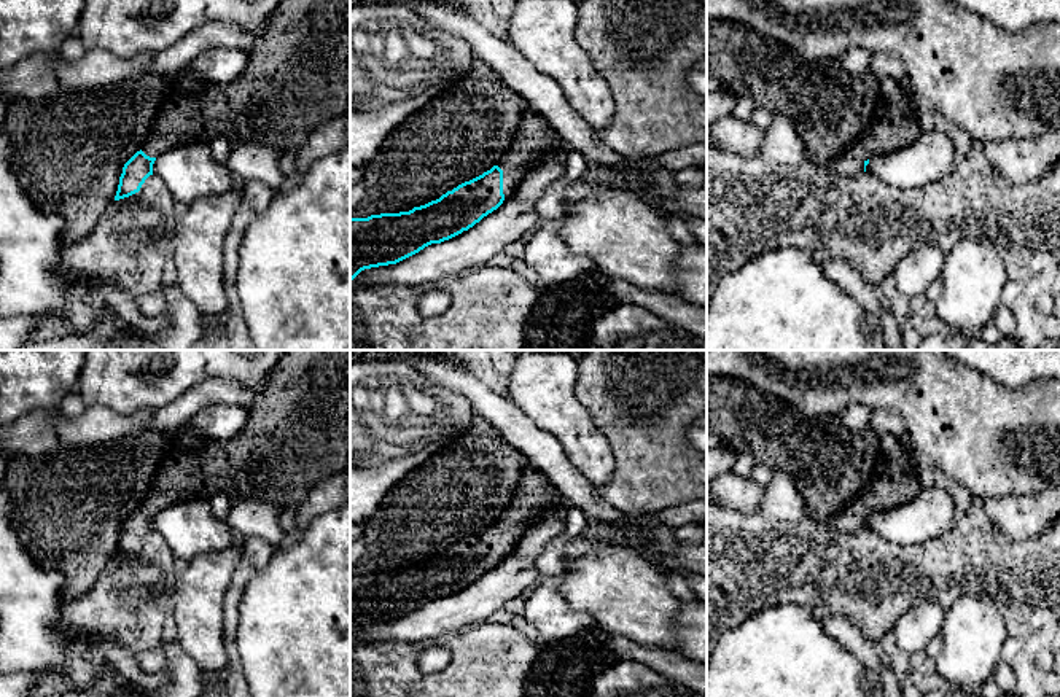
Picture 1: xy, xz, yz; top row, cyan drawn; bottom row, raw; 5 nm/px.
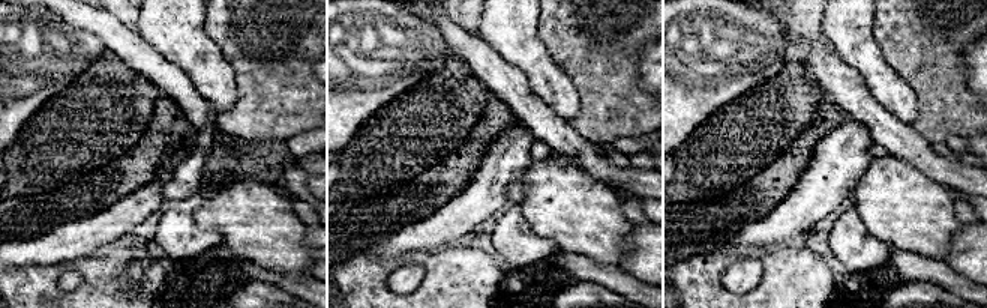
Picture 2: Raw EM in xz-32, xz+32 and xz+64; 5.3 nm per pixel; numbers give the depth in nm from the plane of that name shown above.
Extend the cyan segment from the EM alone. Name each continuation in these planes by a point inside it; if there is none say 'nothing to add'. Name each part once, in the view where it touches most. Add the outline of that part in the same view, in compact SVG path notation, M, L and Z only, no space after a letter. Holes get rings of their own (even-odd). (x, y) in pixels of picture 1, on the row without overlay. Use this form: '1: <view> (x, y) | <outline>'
1: xz (535, 494) | M527 466L522 471L517 490L514 492L511 503L497 519L497 522L503 527L505 557L514 551L525 527L540 512L546 511L551 506L563 504L565 501L562 495L551 485L548 477L541 471Z

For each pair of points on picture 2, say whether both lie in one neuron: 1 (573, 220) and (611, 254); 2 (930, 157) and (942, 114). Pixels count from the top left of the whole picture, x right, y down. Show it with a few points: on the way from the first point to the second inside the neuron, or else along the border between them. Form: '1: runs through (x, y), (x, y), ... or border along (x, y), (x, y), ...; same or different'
1: runs through (582, 226), (602, 245); same
2: border along (909, 125), (932, 144); different

